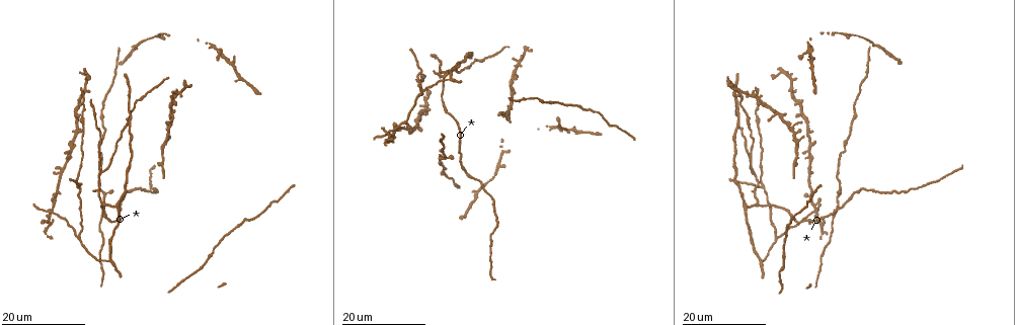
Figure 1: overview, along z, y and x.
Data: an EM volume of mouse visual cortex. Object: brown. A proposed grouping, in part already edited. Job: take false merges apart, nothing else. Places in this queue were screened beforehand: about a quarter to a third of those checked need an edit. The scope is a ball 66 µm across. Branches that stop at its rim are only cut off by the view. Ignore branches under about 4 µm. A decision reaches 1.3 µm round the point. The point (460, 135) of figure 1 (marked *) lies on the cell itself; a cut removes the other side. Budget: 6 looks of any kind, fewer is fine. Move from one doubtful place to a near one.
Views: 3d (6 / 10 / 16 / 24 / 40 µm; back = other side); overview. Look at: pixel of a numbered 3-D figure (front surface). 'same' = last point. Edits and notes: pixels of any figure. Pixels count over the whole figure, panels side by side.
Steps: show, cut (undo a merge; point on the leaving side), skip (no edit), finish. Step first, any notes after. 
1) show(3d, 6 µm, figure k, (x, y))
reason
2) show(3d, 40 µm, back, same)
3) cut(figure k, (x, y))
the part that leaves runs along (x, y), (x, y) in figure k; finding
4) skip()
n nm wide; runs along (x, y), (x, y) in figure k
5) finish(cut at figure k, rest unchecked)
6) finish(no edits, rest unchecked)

show(3d, 24 µm, figure 1, (104, 193))
three arms meet

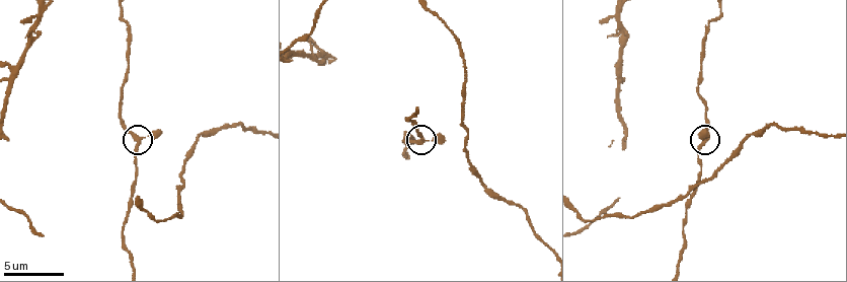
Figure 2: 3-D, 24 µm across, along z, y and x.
show(3d, 6 µm, figure 2, (138, 144))

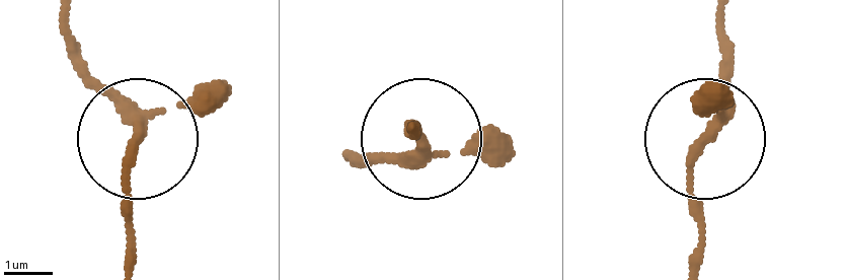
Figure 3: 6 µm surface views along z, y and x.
skip()
210 nm wide; one cell here

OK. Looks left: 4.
show(3d, 24 µm, figure 1, (760, 187))
three-way junction

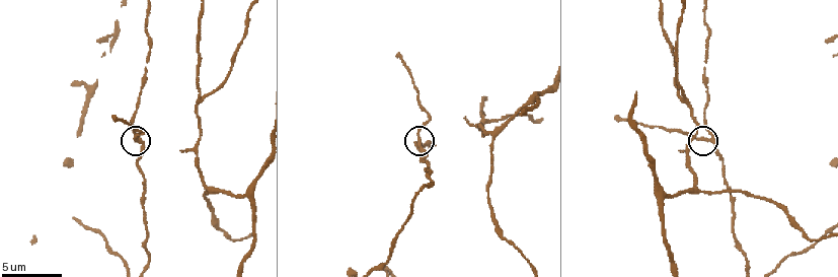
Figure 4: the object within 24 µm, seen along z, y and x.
show(3d, 6 µm, figure 4, (710, 141))

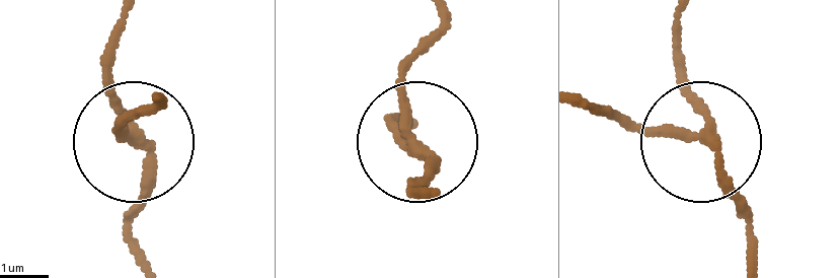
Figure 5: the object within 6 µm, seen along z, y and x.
show(3d, 6 µm, back, figure 5, (696, 134))
other side

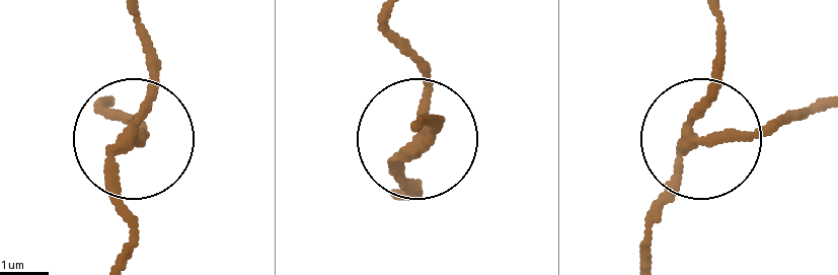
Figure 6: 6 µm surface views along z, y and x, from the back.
skip()
3 arms; runs along (644, 259), (649, 210), (693, 150), (778, 130), (815, 106) in figure 6; continuous, no second cell

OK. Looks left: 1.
show(3d, 6 µm, figure 4, (680, 99))
a fork

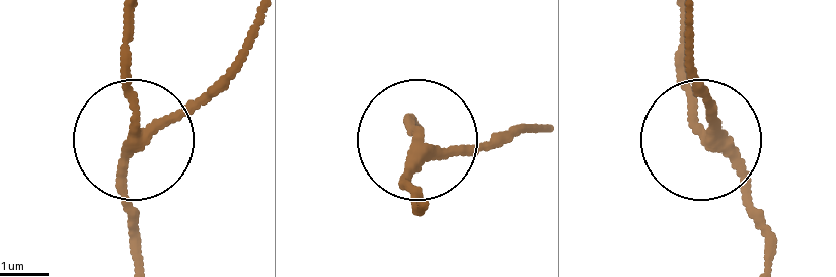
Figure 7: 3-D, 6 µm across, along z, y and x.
skip()
220 nm wide; runs along (134, 261), (122, 18) in figure 7; continuous, no second cell

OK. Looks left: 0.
finish(no edits, rest unchecked)

